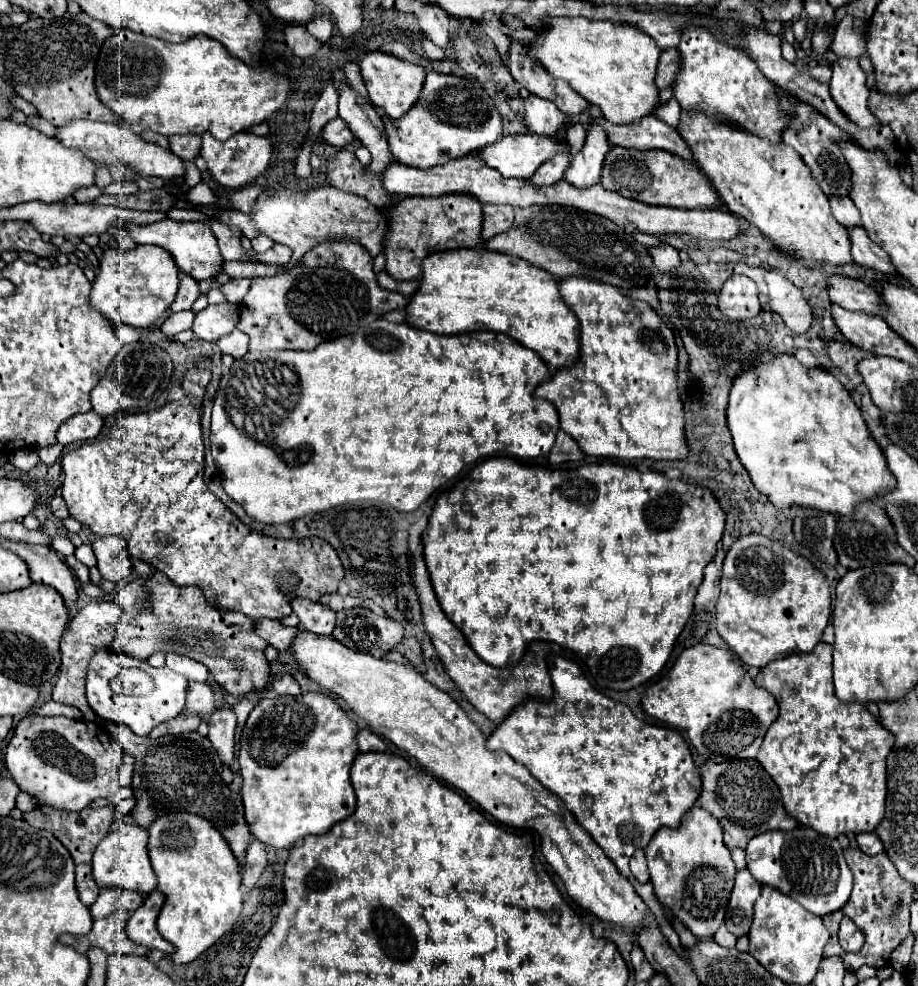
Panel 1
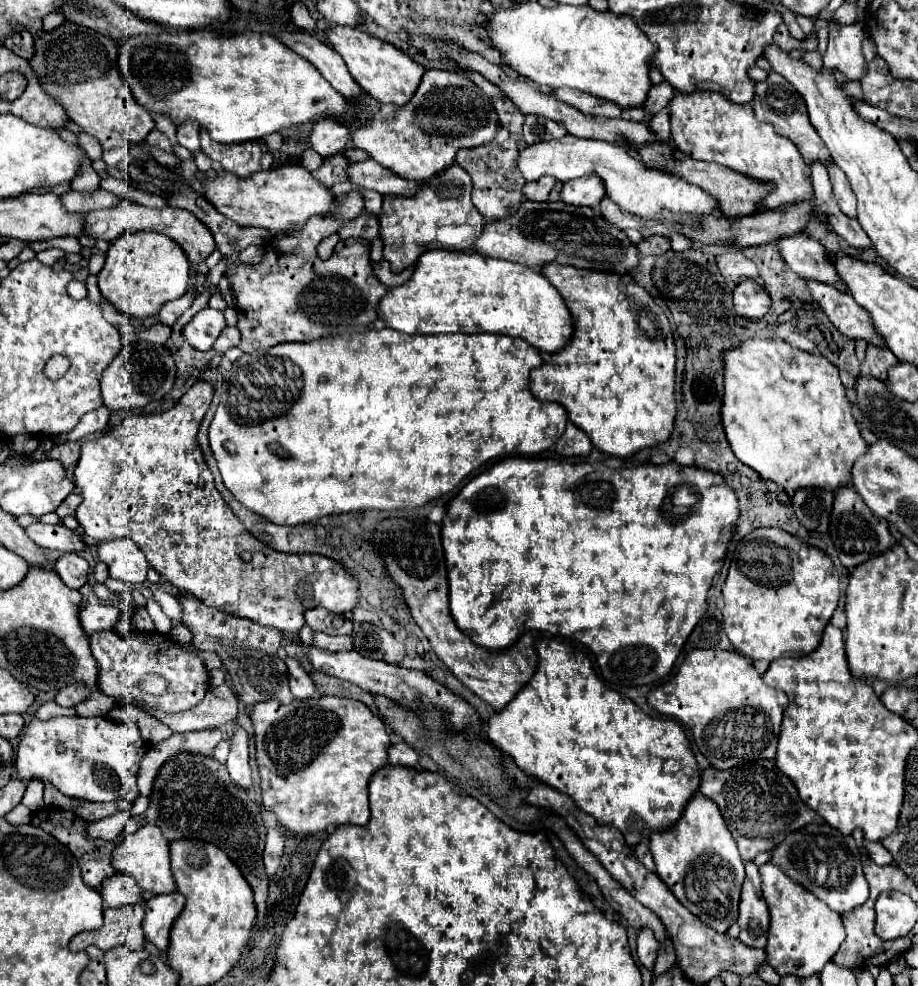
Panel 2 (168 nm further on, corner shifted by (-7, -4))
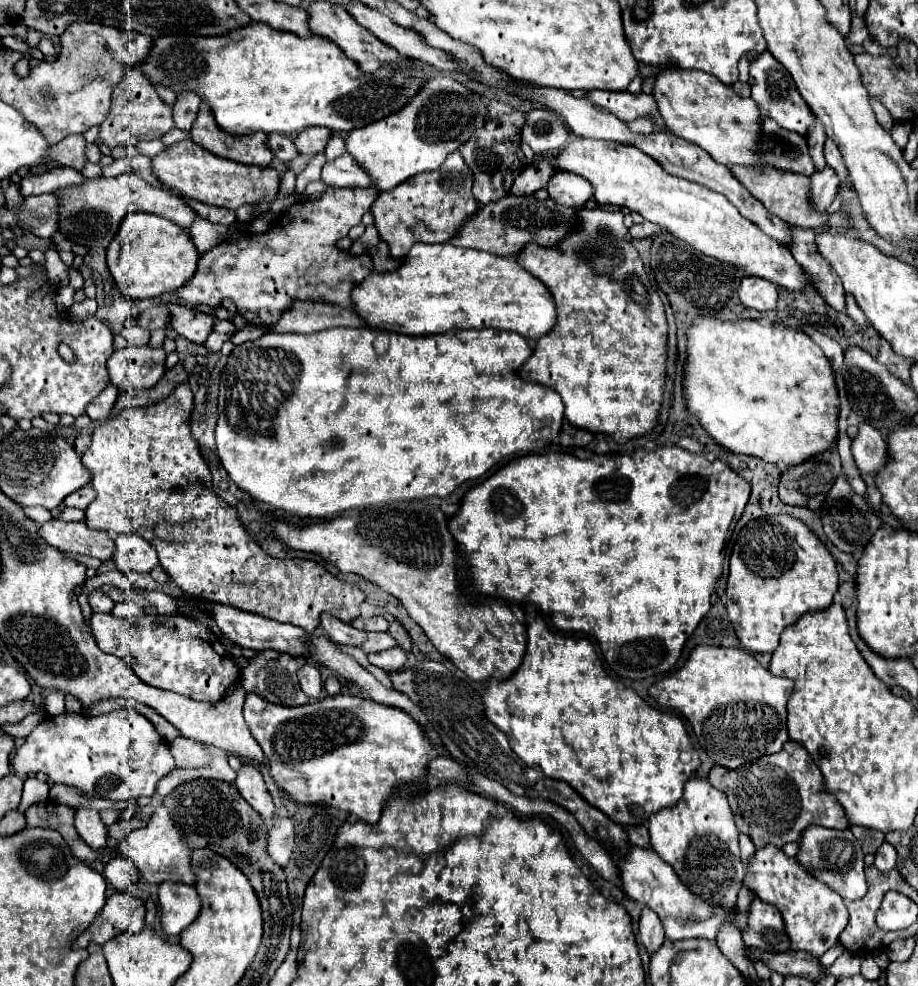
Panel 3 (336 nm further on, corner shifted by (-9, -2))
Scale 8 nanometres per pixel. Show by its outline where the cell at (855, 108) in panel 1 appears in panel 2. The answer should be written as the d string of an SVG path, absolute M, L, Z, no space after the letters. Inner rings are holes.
M860 23L852 25L830 25L828 51L824 53L824 67L840 71L848 81L862 81L866 75L866 59L862 55L862 39L866 27Z

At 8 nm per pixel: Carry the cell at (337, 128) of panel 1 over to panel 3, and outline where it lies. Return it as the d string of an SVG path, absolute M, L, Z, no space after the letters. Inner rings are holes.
M308 127L306 131L298 133L298 137L294 139L294 145L302 155L316 155L324 151L328 137L330 137L330 131L326 131L324 127Z

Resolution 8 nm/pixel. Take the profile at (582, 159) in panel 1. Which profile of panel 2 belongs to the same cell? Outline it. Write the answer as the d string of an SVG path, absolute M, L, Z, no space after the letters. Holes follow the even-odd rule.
M588 173L584 177L572 179L564 183L560 199L570 205L596 205L606 197L604 181L596 177L596 173Z

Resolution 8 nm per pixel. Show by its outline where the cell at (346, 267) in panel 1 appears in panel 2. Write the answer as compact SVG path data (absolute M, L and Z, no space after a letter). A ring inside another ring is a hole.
M360 193L340 195L340 201L344 201L344 217L336 217L336 221L332 217L314 217L304 225L300 237L272 239L258 265L234 261L228 267L230 287L236 293L238 329L242 333L240 351L252 353L288 341L308 343L342 333L364 333L378 319L378 305L388 289L372 271L370 243L364 239L340 241L332 257L340 255L344 261L322 261L316 255L320 239L334 233L340 221L348 221L348 217L356 217L364 209Z

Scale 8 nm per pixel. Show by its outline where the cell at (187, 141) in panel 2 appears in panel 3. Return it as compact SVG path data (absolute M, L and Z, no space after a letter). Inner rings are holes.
M194 91L180 93L178 101L174 105L174 123L176 123L176 127L190 129L192 123L194 123L194 119L196 119L200 103L202 103L202 99Z

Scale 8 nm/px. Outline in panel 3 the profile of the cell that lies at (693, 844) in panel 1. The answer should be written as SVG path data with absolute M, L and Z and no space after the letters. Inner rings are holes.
M688 779L684 795L674 807L660 809L648 819L652 849L674 867L680 879L696 893L730 907L736 903L744 879L744 863L738 851L738 829L722 791L702 779Z

